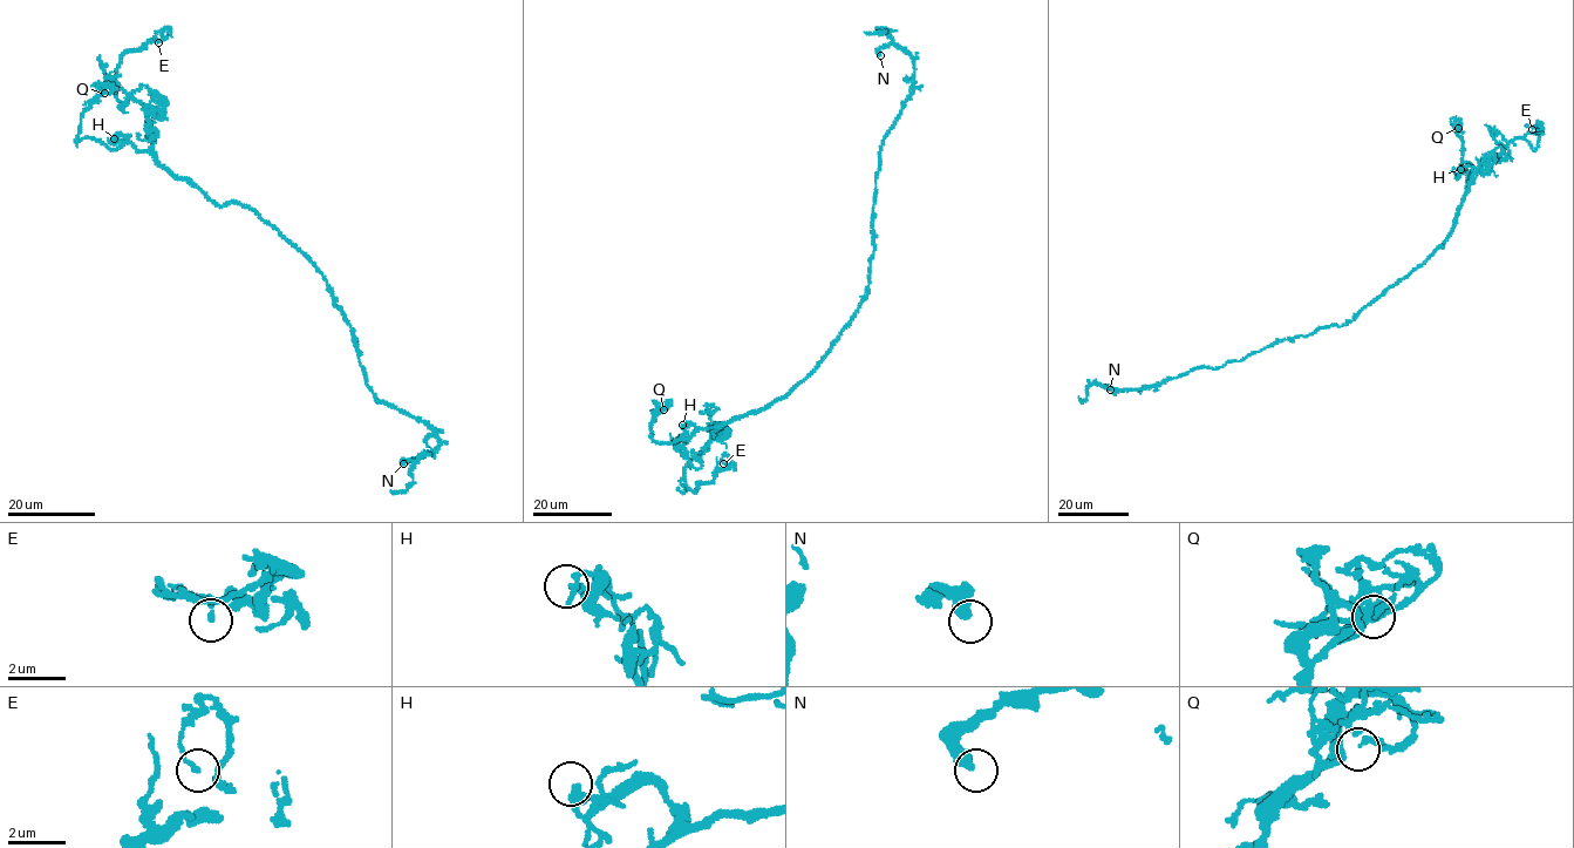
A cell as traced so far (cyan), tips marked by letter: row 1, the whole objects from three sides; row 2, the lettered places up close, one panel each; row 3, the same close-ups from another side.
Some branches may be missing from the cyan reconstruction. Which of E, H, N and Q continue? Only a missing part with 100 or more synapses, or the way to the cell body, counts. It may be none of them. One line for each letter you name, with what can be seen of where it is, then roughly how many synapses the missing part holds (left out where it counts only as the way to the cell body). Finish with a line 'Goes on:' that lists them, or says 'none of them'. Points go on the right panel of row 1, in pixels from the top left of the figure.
Goes on: none of them

